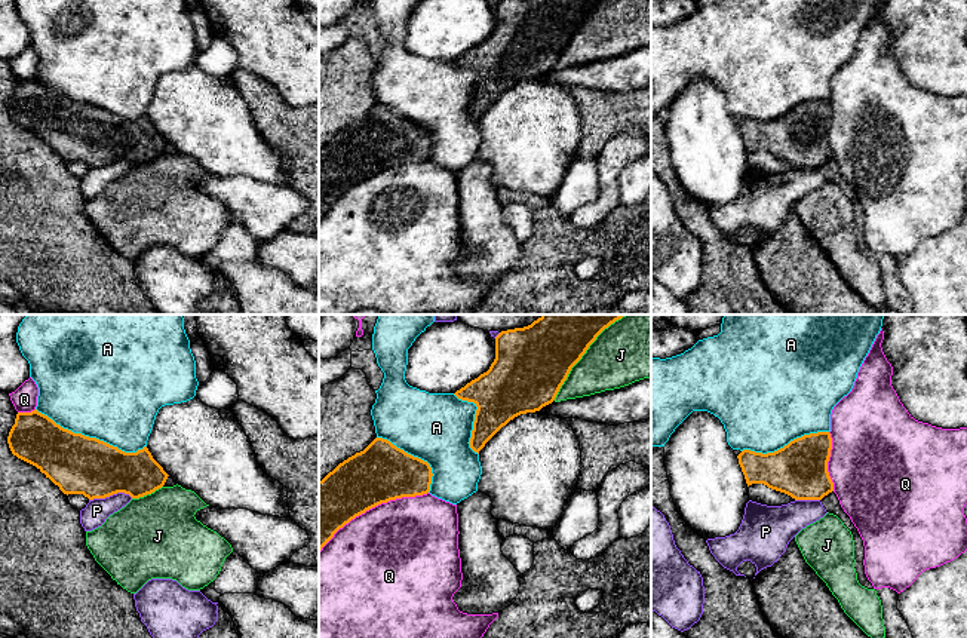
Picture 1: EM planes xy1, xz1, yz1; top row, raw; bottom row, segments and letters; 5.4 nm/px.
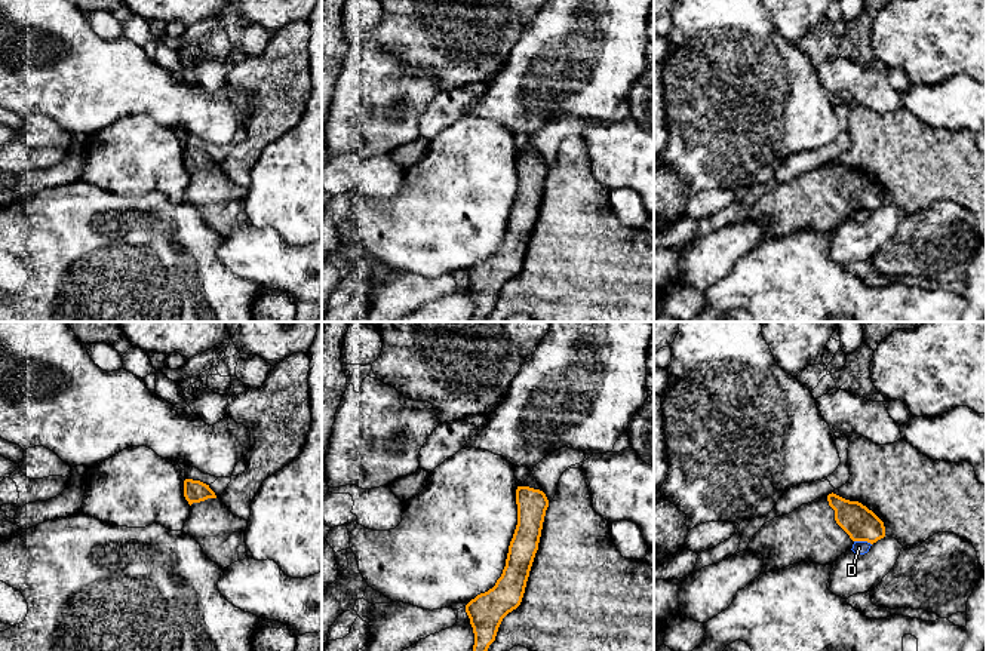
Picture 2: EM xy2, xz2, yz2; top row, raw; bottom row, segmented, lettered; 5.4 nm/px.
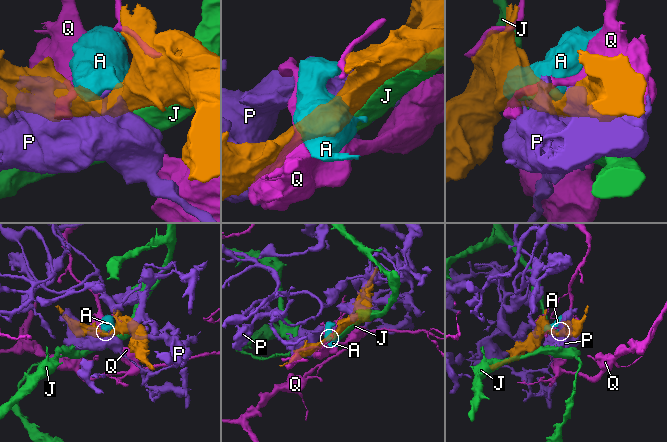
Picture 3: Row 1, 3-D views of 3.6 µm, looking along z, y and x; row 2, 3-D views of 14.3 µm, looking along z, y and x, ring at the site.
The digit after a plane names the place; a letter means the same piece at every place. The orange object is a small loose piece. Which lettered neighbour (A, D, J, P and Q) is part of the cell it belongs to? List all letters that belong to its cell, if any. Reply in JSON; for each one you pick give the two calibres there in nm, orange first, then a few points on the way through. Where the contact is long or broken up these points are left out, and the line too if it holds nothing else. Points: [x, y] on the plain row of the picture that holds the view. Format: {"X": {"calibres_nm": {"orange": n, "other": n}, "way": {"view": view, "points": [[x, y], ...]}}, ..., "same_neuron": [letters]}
{"same_neuron": []}

